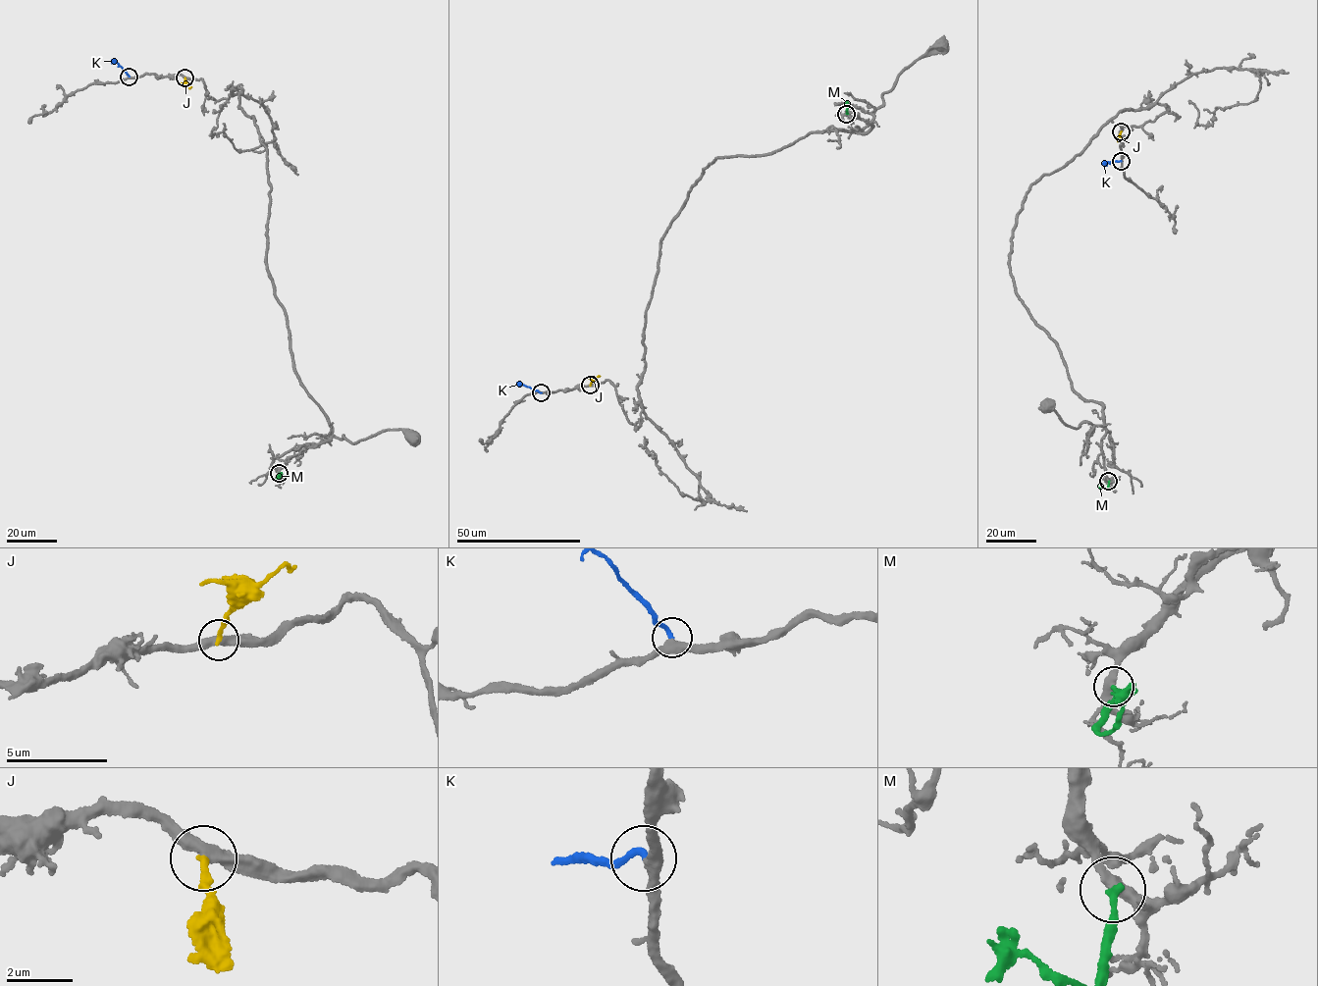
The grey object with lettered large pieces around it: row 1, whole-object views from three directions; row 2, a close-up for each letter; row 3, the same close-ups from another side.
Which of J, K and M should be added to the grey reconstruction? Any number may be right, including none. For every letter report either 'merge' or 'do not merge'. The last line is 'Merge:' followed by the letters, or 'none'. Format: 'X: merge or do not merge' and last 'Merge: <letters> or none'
J: do not merge
K: merge
M: do not merge
Merge: K

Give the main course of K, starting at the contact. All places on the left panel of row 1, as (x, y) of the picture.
K: (129, 77), (111, 59)

